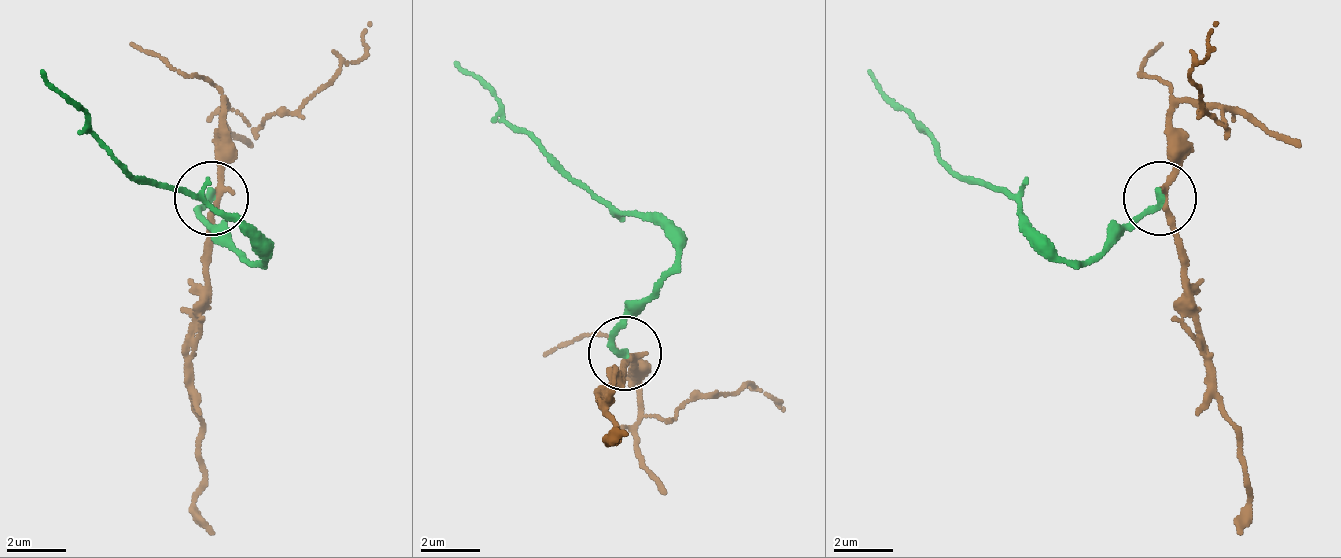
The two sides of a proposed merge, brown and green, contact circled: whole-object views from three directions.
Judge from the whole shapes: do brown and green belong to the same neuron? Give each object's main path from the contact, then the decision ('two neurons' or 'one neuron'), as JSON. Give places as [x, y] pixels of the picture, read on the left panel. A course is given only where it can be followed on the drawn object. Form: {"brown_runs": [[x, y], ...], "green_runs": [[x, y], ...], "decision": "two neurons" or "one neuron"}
{"brown_runs": [[217, 196], [202, 263], [194, 491], [217, 535]], "green_runs": [[209, 196], [202, 211], [253, 263], [261, 248], [180, 189], [136, 182], [40, 71]], "decision": "two neurons"}

